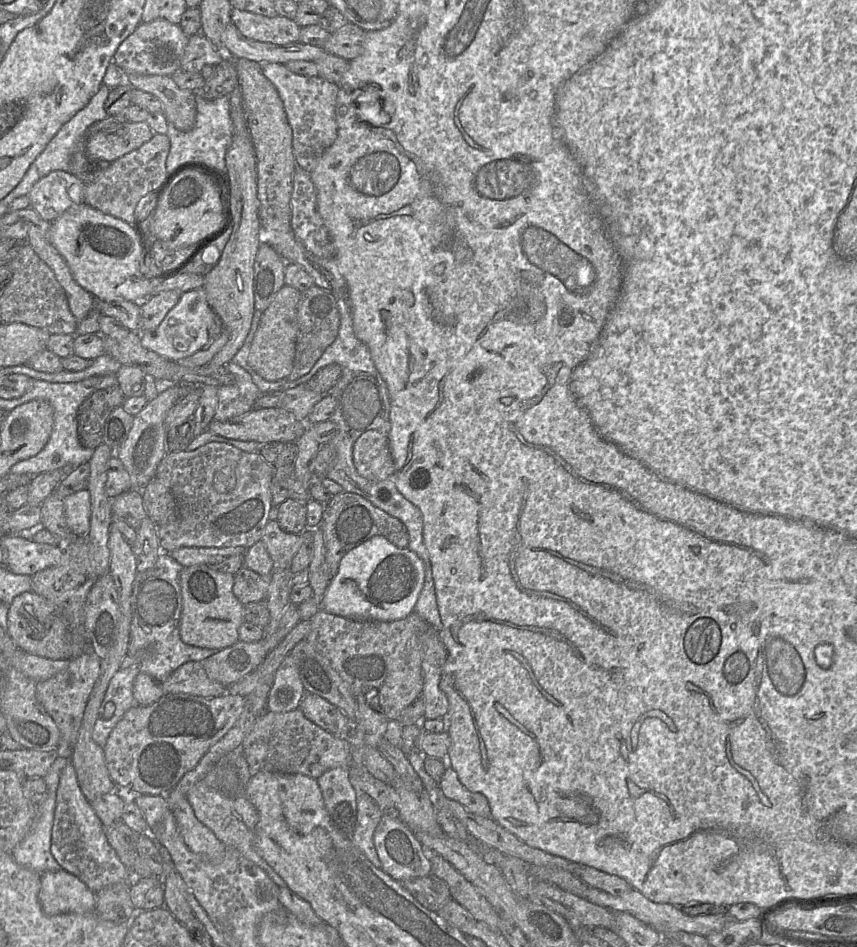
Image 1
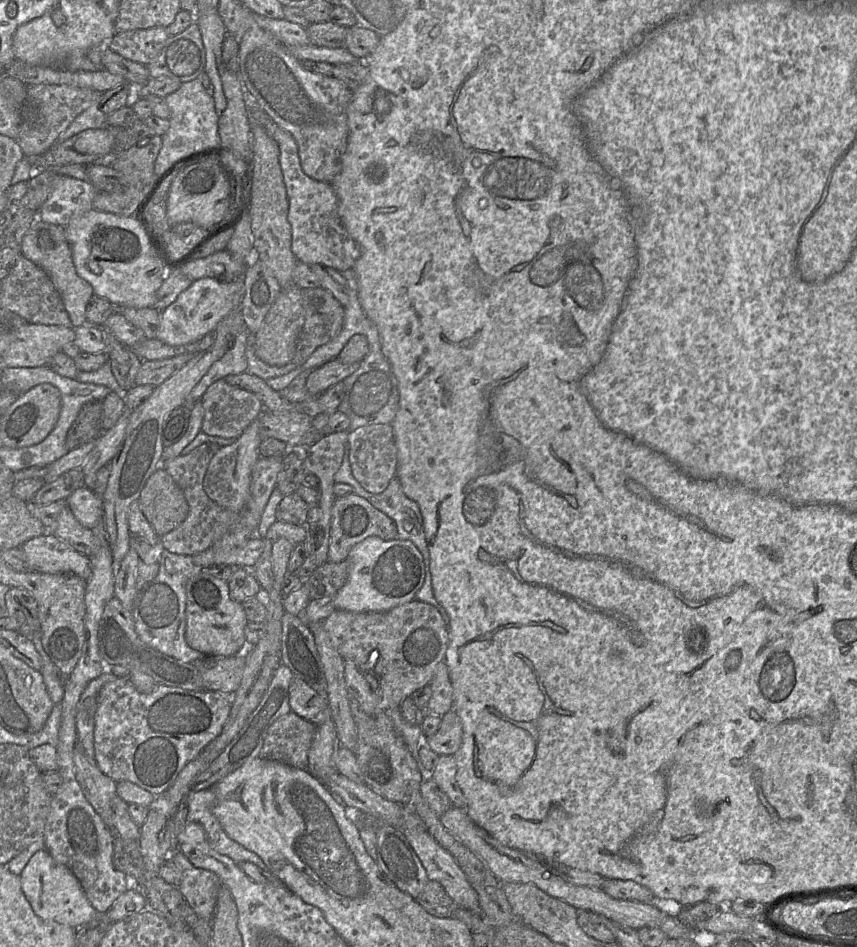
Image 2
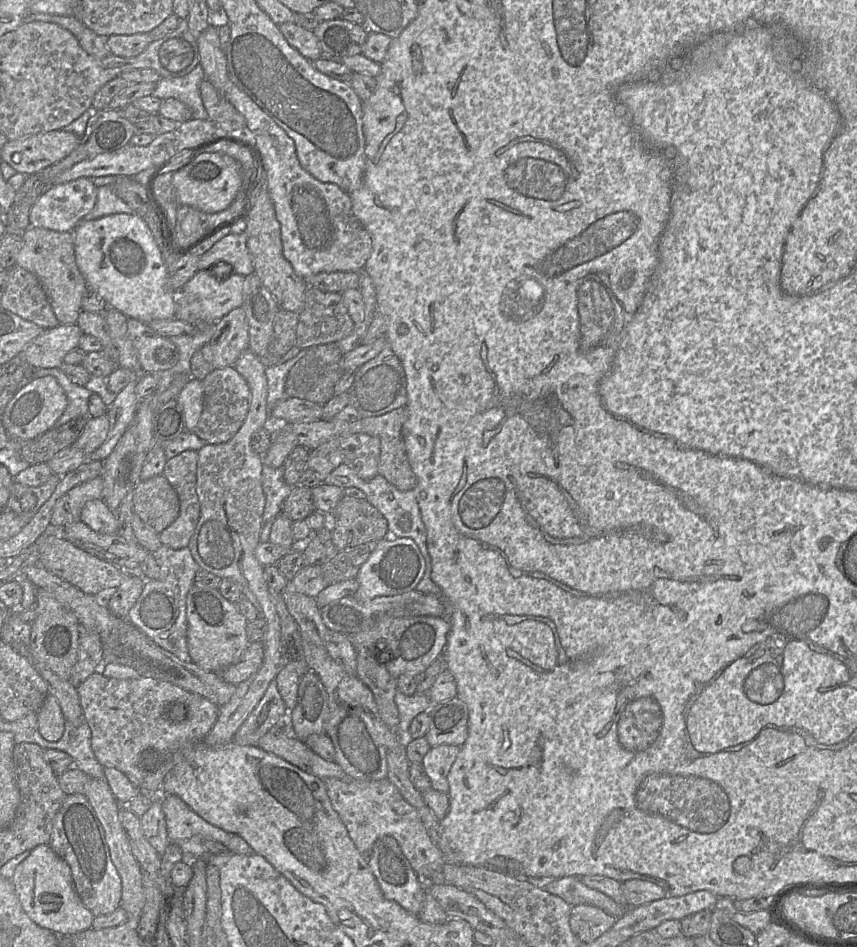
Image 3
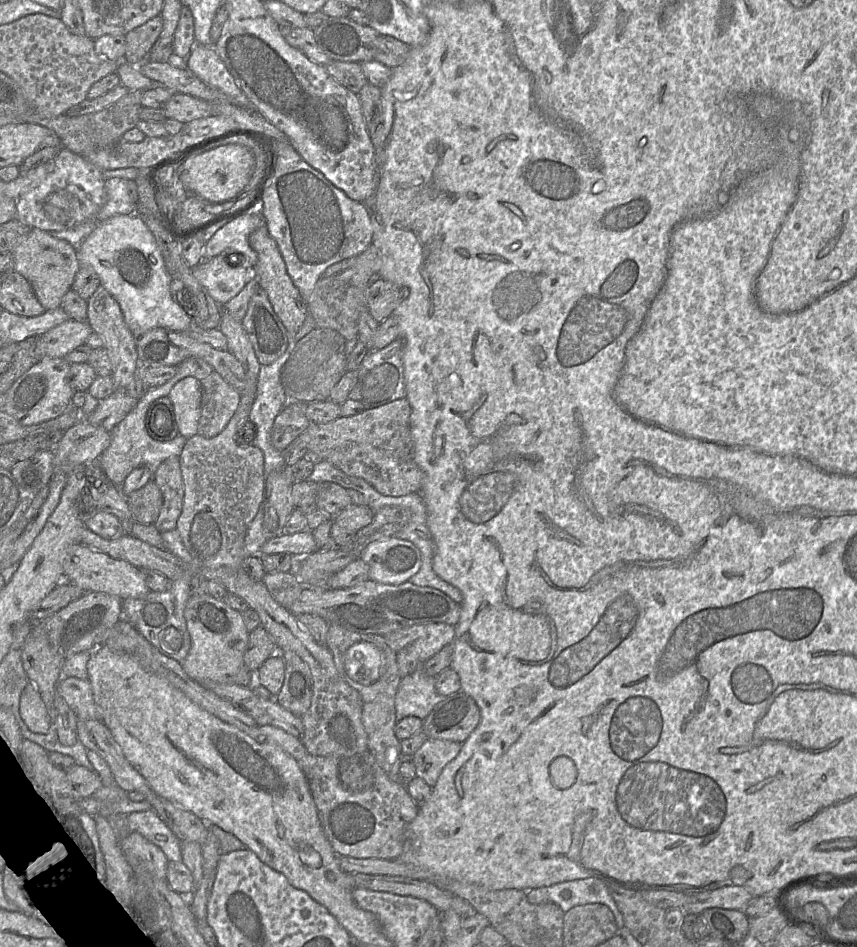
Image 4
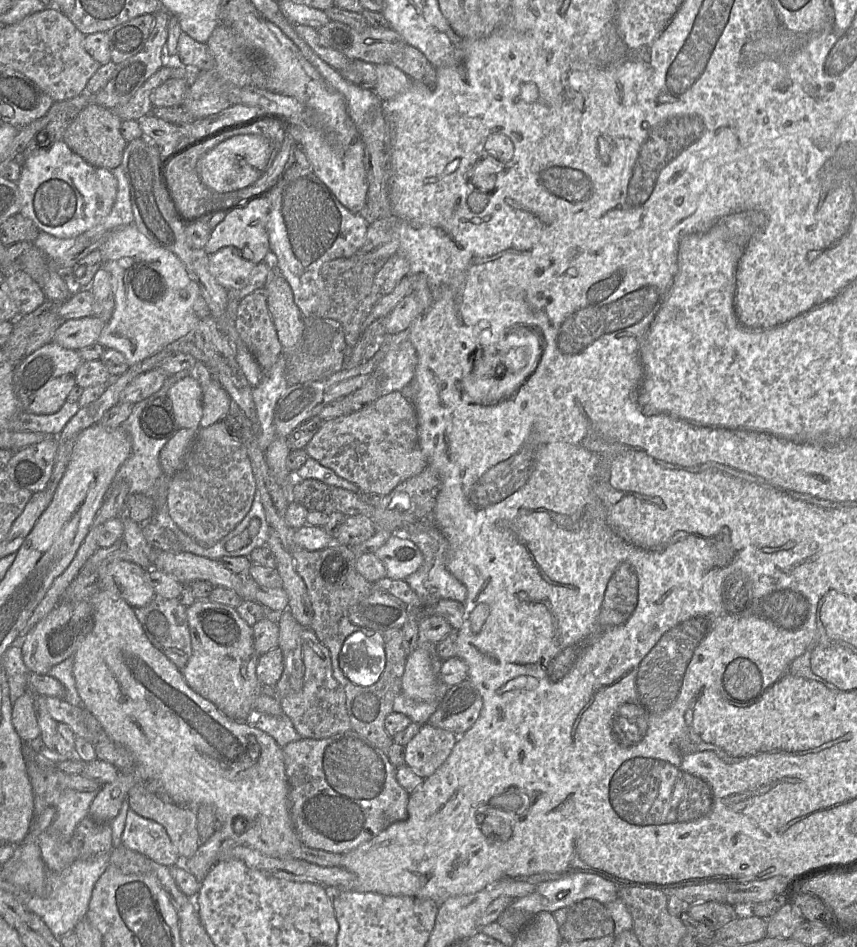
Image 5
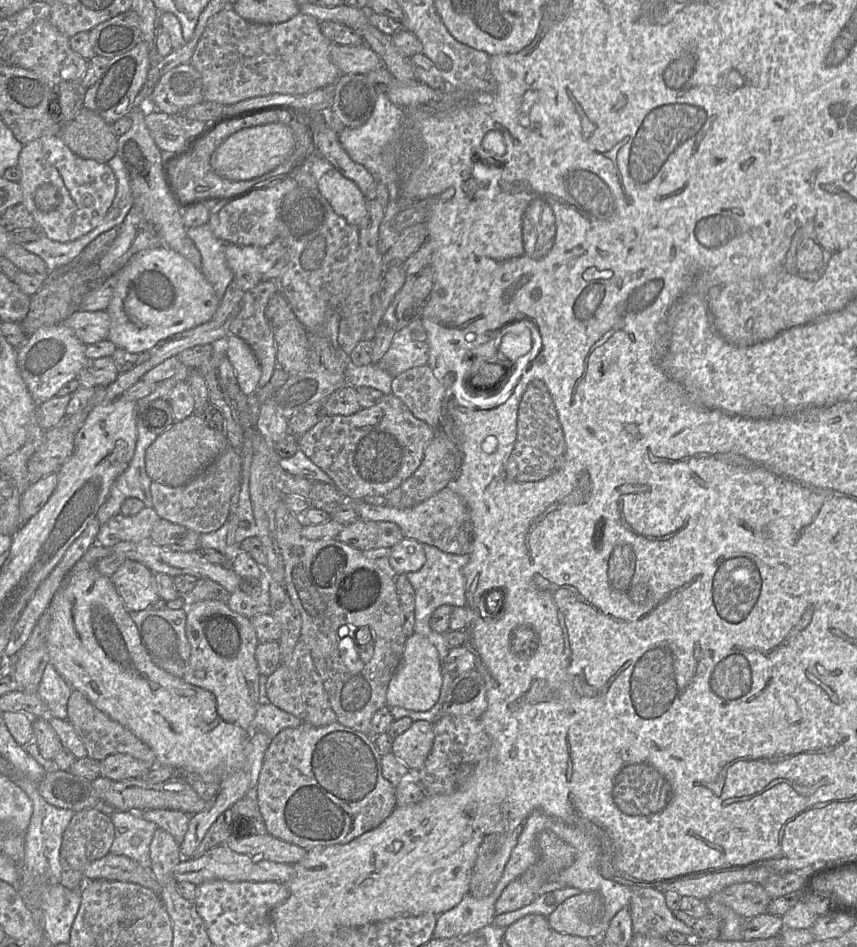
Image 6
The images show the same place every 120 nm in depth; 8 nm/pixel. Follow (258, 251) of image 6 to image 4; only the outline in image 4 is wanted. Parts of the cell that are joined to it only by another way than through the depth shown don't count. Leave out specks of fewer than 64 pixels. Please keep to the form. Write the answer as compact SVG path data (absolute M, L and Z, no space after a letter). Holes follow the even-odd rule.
M221 253L211 259L202 260L193 268L193 275L208 291L213 300L220 306L225 305L235 297L250 280L253 270L241 265L240 260L226 258L228 254ZM227 260L236 262L230 265Z

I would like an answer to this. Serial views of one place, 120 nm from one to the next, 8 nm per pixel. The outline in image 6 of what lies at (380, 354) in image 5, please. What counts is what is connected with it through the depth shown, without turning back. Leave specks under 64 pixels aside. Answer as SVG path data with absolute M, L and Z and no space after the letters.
M417 319L396 332L378 366L394 378L410 368L427 364L428 357L426 332Z

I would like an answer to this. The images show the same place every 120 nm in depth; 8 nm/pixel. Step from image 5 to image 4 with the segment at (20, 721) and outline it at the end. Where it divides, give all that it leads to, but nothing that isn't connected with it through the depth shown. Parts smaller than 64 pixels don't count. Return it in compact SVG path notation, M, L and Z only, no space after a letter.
M28 682L20 696L19 713L30 731L47 734L50 719L37 687Z

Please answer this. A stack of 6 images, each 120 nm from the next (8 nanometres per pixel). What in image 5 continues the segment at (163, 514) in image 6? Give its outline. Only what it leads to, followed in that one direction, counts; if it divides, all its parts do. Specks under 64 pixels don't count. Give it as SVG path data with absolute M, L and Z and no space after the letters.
M220 421L197 431L195 440L183 468L170 477L167 508L178 528L199 545L211 547L226 537L248 514L257 490L247 451L240 440L229 436L225 424Z

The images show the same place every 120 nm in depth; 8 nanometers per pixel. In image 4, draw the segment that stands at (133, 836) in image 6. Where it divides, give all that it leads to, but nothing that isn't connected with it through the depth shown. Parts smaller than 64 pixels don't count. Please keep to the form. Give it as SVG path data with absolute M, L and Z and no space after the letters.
M152 807L146 811L128 814L127 828L130 833L137 832L161 848L168 861L182 861L181 840L161 820Z

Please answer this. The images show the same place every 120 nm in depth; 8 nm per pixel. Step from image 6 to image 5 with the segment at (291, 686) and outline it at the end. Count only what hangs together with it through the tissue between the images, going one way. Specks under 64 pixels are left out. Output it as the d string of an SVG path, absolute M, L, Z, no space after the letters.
M303 627L301 644L304 663L303 687L296 694L278 698L283 712L291 719L302 738L323 739L350 731L345 692L333 676L329 650L310 628Z

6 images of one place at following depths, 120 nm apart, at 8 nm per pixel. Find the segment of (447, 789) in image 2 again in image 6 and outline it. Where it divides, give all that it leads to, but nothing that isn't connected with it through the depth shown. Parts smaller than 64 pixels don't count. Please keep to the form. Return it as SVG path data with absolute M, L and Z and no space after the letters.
M413 721L408 730L393 739L391 752L407 765L411 772L418 772L424 767L433 740L433 723Z

